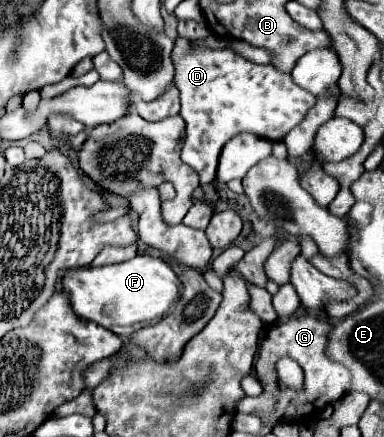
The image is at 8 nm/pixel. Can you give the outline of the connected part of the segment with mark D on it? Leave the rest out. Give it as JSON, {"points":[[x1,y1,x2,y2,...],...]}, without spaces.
{"points":[[177,38,175,48,173,48,173,64,177,66,175,70,175,82,181,92,181,116,187,122,187,136,183,142,181,158,187,162,201,178,201,184,213,182,217,164,219,164,219,154,223,146,239,132,255,132,257,136,277,142,281,140,291,128,295,128,307,110,315,104,313,94,307,90,299,88,293,80,291,74,281,74,277,72,271,64,261,66,253,64,241,56,237,56,233,50,189,50,189,40]]}

